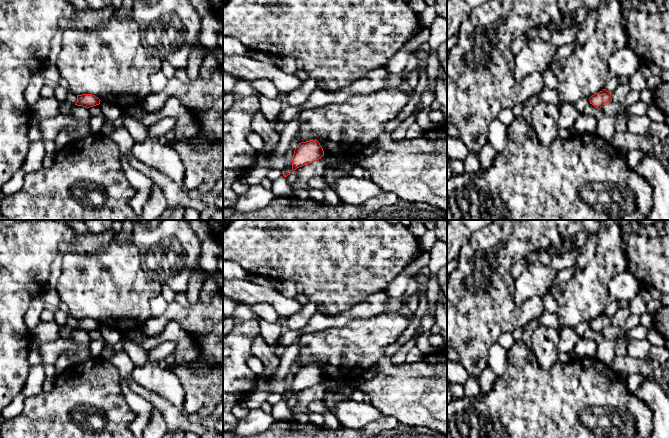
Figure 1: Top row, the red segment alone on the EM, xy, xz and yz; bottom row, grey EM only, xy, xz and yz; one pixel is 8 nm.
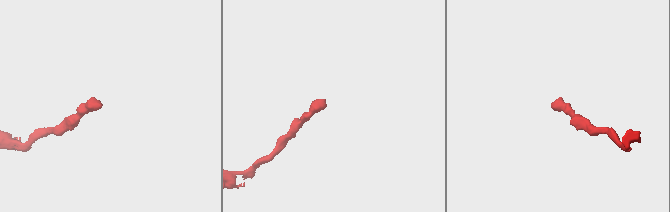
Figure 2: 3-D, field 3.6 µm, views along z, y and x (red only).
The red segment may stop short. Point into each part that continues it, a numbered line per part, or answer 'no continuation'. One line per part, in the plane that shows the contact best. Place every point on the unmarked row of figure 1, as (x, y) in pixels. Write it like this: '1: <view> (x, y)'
no continuation

